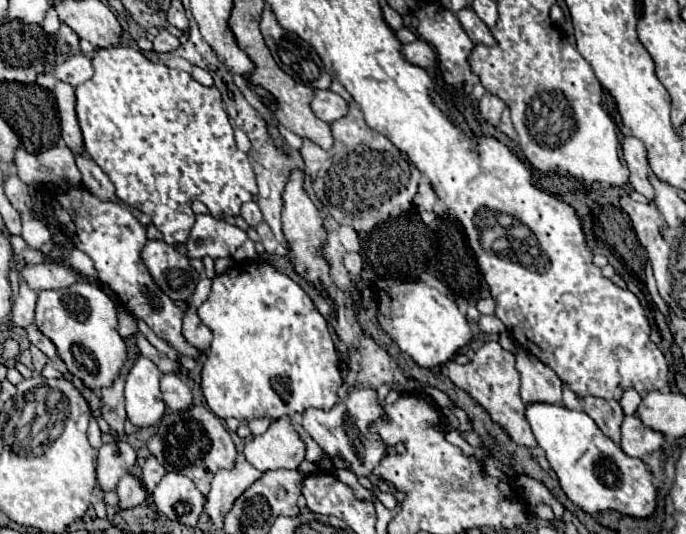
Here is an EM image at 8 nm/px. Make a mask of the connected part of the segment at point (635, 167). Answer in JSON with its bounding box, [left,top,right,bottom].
[622,138,654,200]

